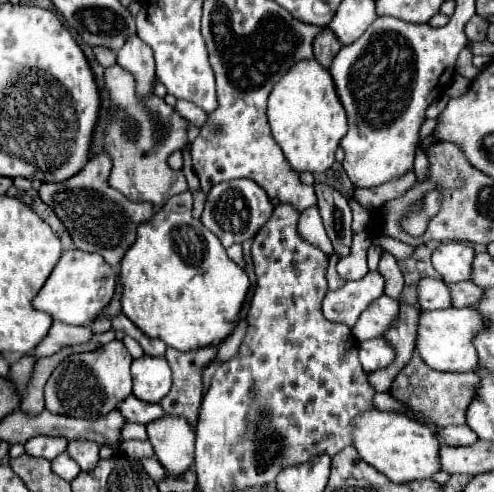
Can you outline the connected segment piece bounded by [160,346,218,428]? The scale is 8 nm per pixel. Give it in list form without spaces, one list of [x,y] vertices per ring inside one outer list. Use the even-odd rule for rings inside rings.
[[[174,348],[166,350],[166,360],[172,368],[172,390],[166,400],[162,400],[162,408],[170,416],[182,416],[190,422],[192,428],[198,424],[198,412],[202,404],[202,372],[214,362],[216,348],[198,348],[194,352],[178,352]]]

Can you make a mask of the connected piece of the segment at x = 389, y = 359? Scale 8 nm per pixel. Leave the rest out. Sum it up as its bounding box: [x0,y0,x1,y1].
[358,338,396,372]

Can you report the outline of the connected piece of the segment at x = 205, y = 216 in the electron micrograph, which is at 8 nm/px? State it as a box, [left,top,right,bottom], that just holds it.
[202,178,272,248]

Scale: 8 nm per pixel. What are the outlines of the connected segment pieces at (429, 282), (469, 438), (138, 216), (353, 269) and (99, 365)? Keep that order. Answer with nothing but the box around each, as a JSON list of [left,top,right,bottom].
[[418,278,452,310],[440,426,478,446],[38,152,154,266],[336,232,372,280],[46,340,132,420]]

